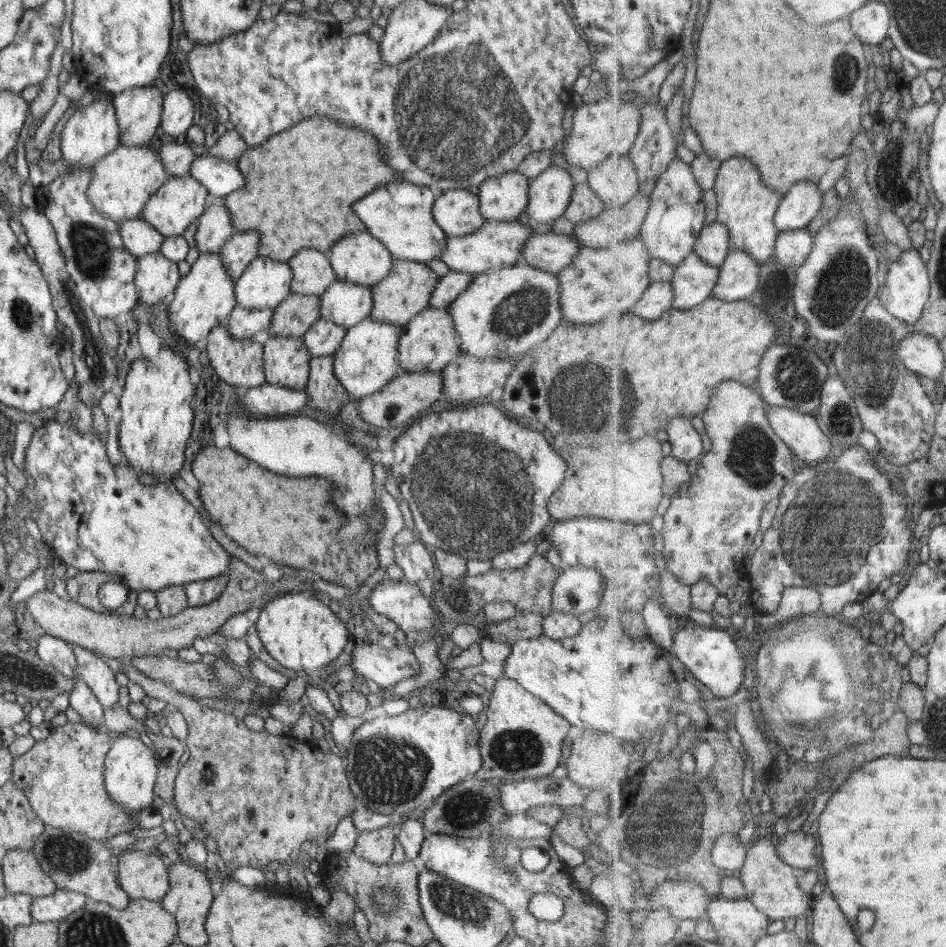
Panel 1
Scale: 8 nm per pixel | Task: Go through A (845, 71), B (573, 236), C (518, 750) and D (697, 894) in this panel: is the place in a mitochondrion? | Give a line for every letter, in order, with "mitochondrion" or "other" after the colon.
A: mitochondrion
B: other
C: mitochondrion
D: other

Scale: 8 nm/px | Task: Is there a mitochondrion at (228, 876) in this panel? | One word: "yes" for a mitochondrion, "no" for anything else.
no

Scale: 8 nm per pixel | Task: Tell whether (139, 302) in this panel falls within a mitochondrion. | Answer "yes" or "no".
no

